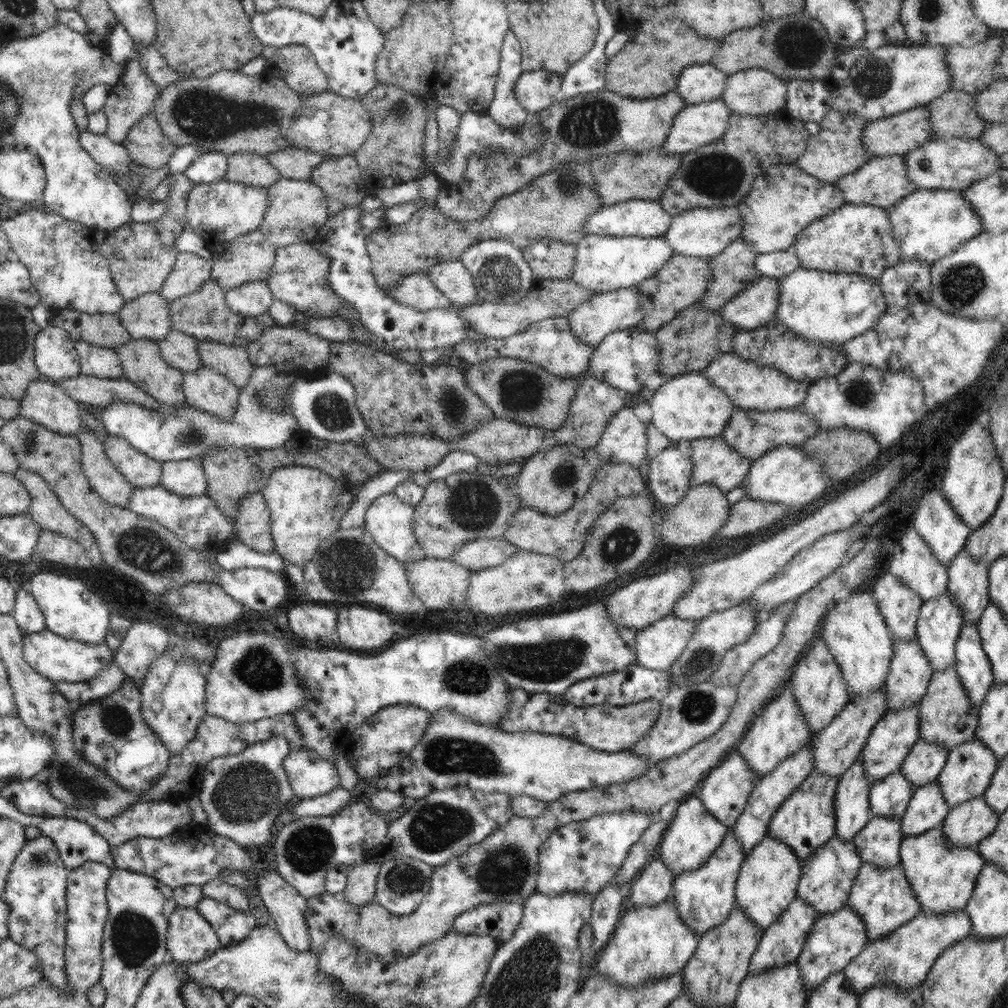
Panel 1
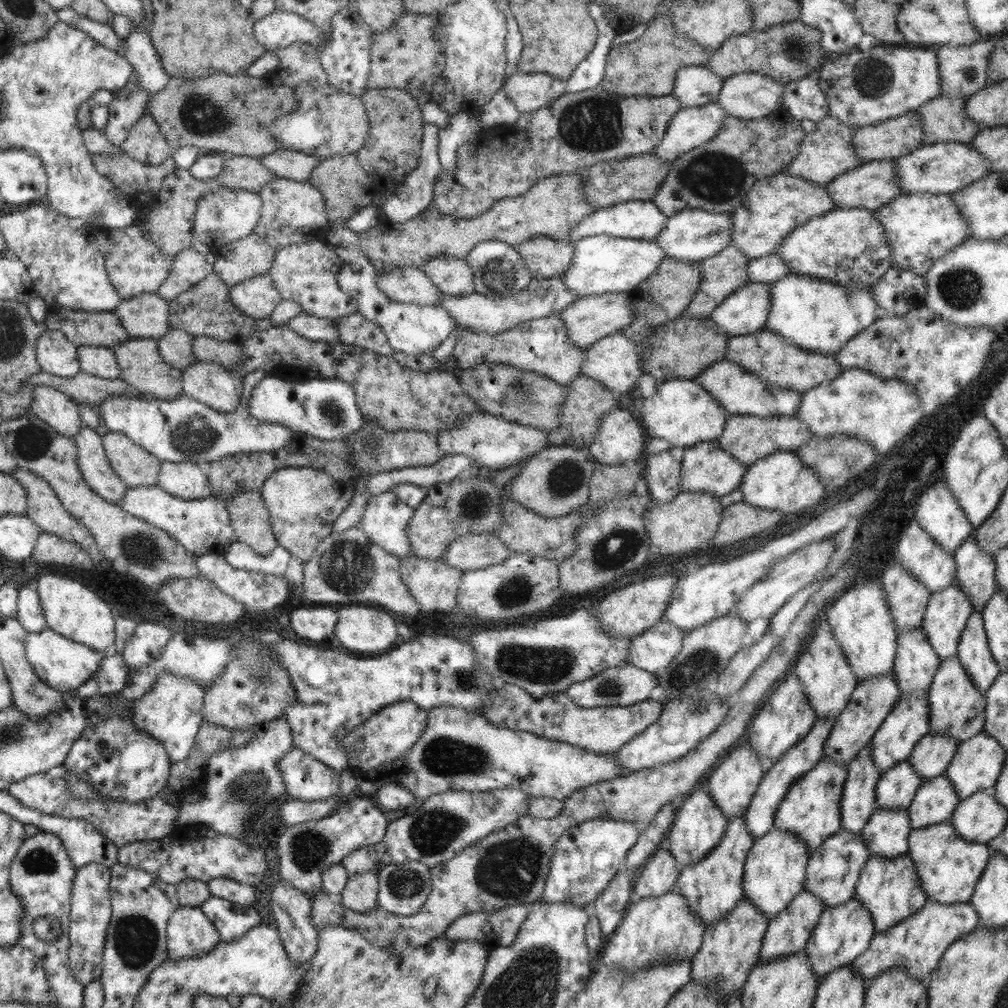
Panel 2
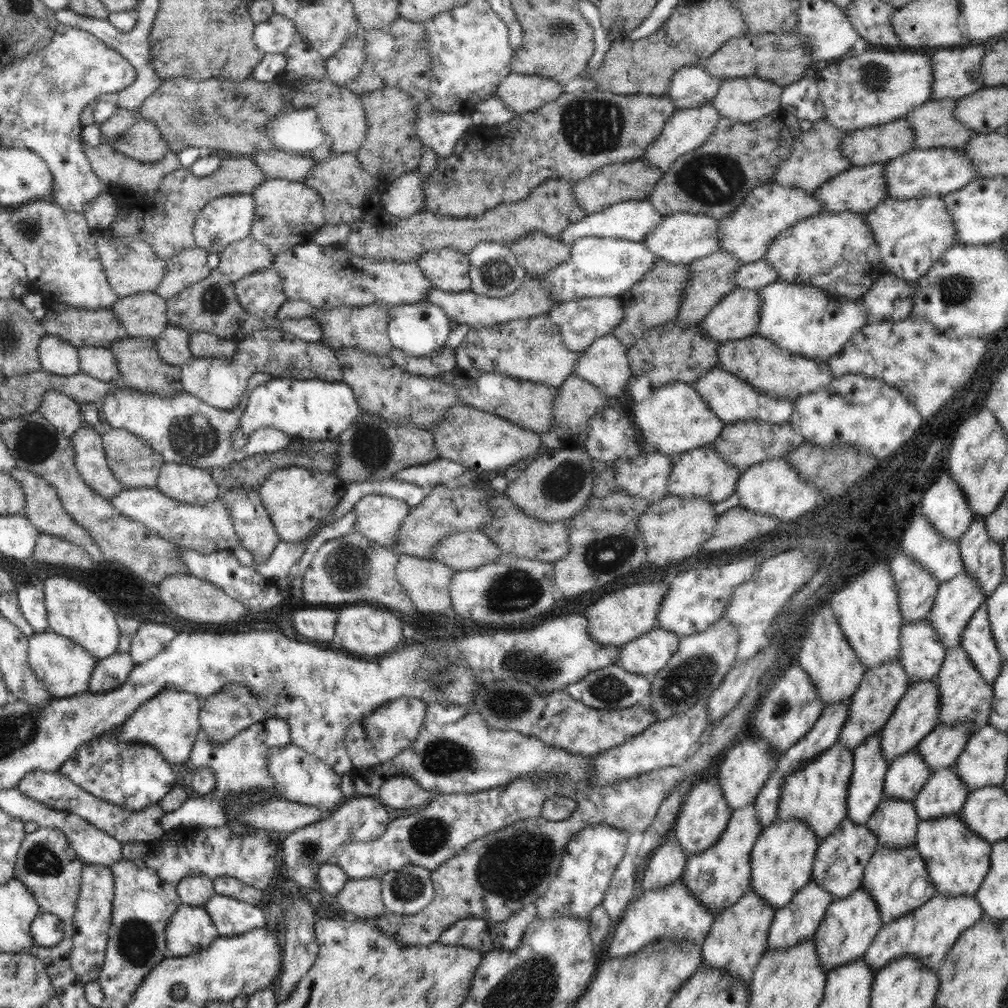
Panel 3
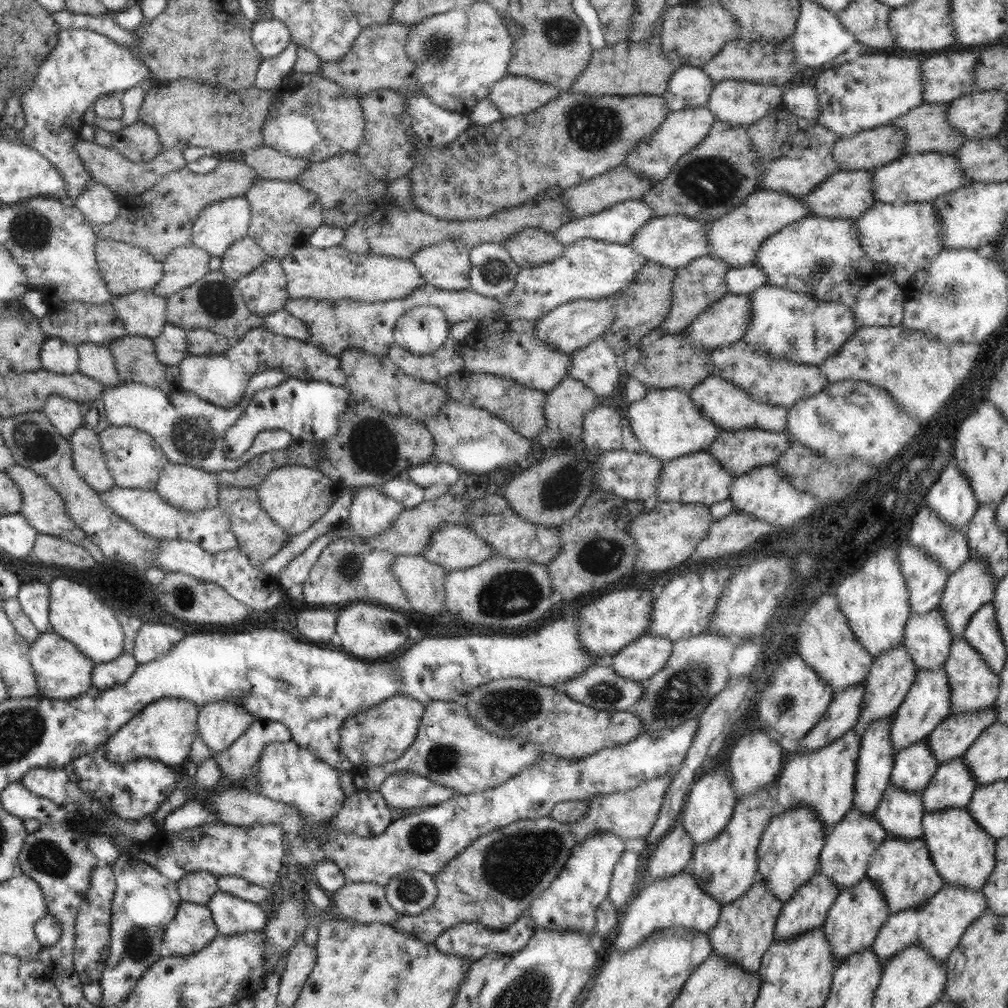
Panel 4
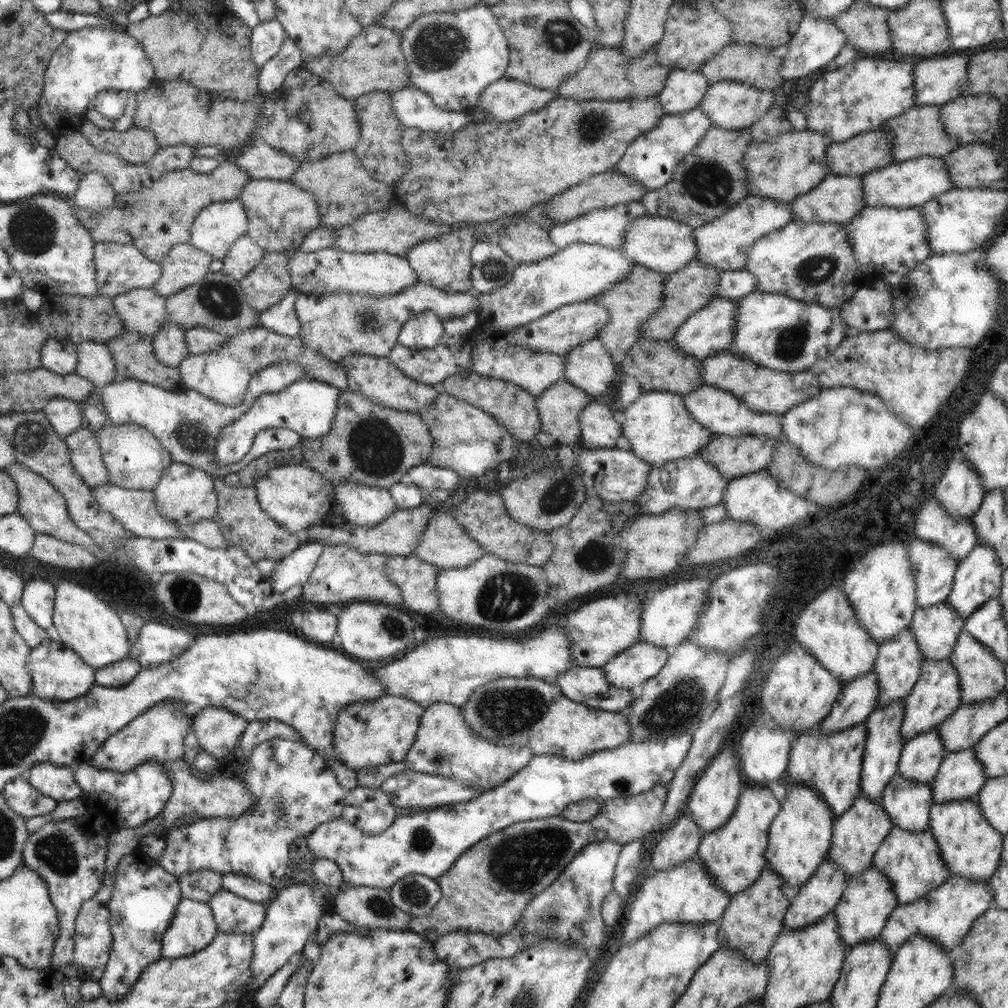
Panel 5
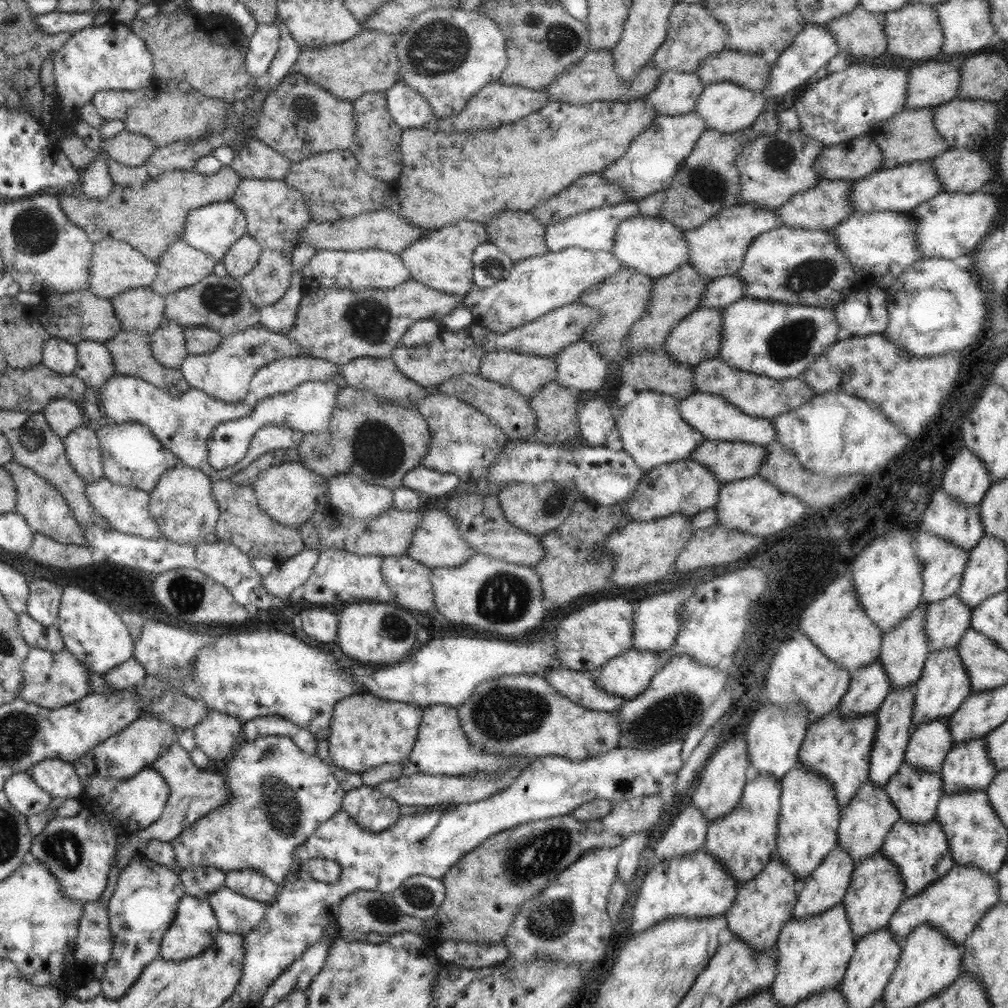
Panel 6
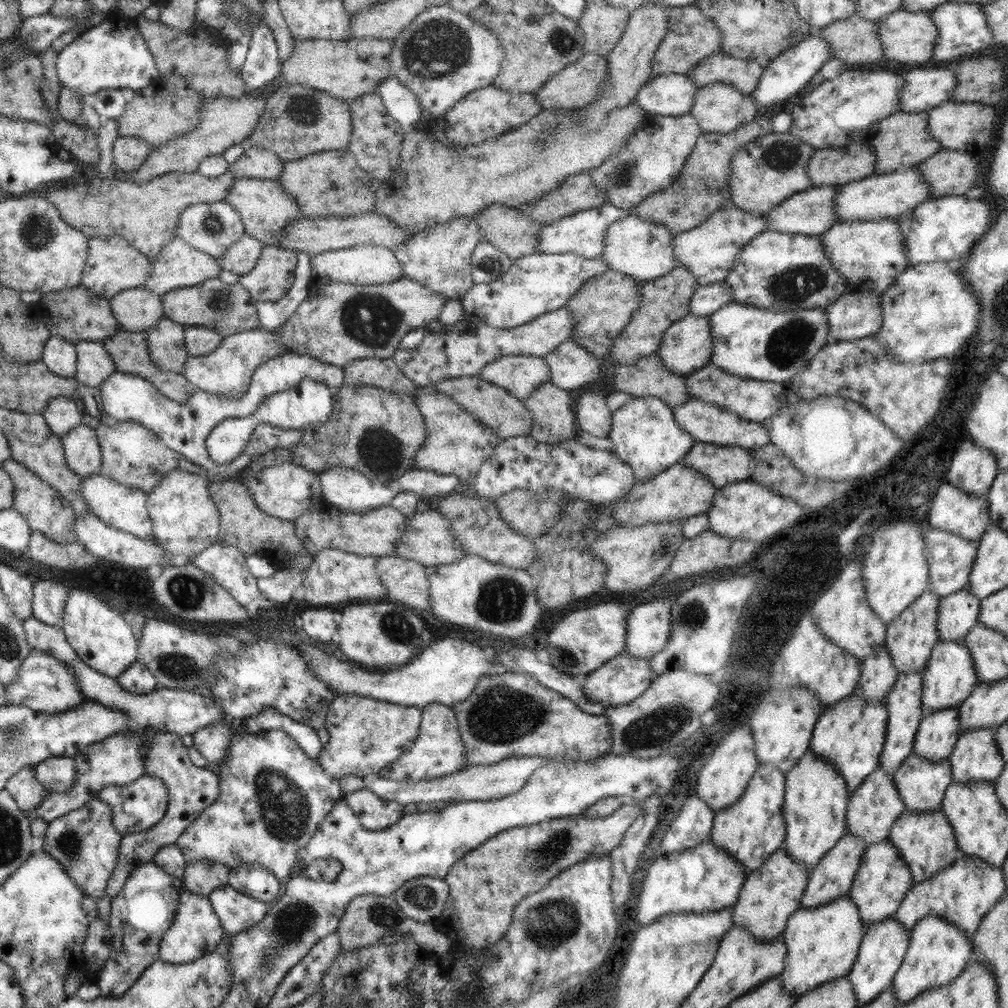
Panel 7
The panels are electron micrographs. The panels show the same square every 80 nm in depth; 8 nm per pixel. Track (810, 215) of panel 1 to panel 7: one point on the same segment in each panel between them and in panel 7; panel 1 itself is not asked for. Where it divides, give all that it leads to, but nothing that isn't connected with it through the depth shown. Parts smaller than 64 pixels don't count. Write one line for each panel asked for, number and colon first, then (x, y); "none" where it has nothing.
2: (775, 206)
3: (746, 233)
4: (736, 237)
5: (725, 242)
6: (716, 248)
7: (709, 251)

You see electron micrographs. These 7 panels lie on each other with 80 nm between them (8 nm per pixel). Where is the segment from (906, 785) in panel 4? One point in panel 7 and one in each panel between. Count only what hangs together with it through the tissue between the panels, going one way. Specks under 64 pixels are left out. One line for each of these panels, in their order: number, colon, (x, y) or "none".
5: (921, 756)
6: (929, 743)
7: (939, 730)

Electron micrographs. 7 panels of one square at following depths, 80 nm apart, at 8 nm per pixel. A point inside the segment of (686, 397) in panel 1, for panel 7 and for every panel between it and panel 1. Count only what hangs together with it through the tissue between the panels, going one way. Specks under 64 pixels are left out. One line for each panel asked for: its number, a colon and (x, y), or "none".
2: (682, 412)
3: (674, 419)
4: (667, 424)
5: (658, 426)
6: (651, 427)
7: (644, 432)

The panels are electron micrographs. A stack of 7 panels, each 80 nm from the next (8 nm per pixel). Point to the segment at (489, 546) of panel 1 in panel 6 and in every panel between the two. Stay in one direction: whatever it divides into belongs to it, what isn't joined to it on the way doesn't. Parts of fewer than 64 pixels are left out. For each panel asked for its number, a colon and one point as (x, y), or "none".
2: (472, 551)
3: (460, 551)
4: (454, 546)
5: (444, 543)
6: (436, 542)

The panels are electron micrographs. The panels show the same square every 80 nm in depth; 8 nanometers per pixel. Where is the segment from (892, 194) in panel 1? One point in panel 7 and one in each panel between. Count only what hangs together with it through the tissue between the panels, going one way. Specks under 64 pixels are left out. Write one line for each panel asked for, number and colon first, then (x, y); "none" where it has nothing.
2: (873, 184)
3: (859, 189)
4: (846, 195)
5: (838, 199)
6: (824, 207)
7: (812, 212)

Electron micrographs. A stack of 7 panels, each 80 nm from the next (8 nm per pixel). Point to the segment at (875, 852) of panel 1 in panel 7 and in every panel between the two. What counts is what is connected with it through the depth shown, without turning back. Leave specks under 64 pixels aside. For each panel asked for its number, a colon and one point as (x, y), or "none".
2: (886, 833)
3: (894, 823)
4: (900, 813)
5: (907, 803)
6: (916, 794)
7: (922, 784)

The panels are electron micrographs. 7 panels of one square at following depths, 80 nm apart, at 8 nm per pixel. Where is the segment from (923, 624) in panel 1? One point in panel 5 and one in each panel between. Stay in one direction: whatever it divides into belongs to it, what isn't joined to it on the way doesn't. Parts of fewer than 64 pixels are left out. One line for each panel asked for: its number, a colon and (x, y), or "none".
2: (947, 611)
3: (956, 601)
4: (972, 585)
5: (978, 577)

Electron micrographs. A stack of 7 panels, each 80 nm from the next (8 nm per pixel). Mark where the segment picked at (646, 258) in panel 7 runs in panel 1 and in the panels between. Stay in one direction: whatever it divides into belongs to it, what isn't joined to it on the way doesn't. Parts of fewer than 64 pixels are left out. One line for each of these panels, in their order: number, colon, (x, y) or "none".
1: (702, 232)
2: (692, 235)
3: (681, 238)
4: (673, 241)
5: (664, 245)
6: (654, 247)

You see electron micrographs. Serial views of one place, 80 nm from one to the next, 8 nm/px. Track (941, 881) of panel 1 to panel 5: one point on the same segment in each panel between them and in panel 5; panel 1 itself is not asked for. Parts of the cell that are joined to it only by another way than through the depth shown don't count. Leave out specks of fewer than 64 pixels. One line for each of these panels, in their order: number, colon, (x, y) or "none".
2: (948, 867)
3: (957, 860)
4: (963, 853)
5: (970, 847)

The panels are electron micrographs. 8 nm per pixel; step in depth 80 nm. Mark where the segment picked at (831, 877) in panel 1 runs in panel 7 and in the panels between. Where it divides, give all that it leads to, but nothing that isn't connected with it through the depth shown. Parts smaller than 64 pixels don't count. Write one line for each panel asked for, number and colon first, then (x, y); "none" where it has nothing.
2: (833, 870)
3: (841, 857)
4: (849, 844)
5: (857, 833)
6: (864, 823)
7: (874, 806)

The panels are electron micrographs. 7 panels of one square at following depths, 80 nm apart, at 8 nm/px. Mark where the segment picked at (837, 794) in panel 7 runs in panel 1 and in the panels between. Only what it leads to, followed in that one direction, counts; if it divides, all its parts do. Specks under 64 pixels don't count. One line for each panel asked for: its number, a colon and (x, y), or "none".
1: (767, 882)
2: (775, 867)
3: (781, 863)
4: (788, 854)
5: (799, 836)
6: (808, 821)

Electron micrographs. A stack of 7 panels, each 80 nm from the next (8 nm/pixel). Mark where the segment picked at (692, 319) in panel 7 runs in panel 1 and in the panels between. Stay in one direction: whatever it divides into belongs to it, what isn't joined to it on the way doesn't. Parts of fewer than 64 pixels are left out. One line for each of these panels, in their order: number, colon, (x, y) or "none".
1: (754, 306)
2: (745, 311)
3: (735, 316)
4: (725, 321)
5: (710, 330)
6: (697, 337)

